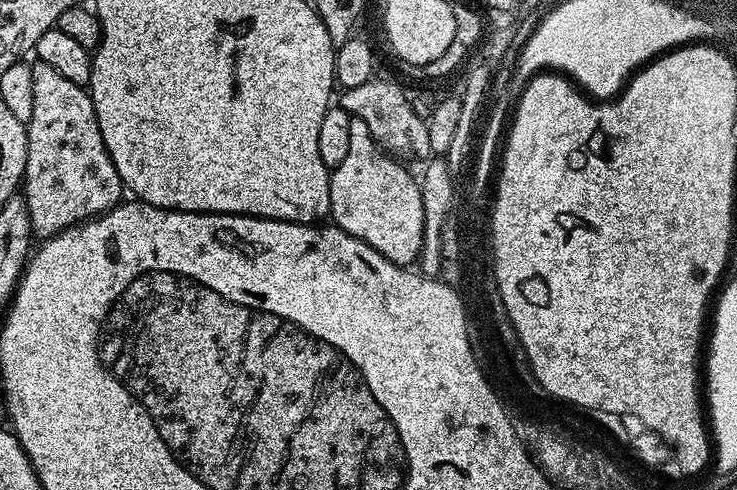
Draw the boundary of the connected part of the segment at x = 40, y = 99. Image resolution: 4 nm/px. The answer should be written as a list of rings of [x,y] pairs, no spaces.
[[[39,62],[32,64],[32,73],[34,114],[26,122],[28,157],[22,195],[33,233],[47,238],[115,208],[122,200],[122,185],[102,142],[102,130],[98,130],[98,118],[87,87],[62,78],[54,66]]]

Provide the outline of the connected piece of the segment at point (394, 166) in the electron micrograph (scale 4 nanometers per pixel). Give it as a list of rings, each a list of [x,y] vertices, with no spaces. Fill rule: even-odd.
[[[353,118],[350,122],[350,154],[330,172],[330,220],[346,234],[366,242],[378,254],[390,262],[401,266],[412,266],[417,263],[420,248],[423,246],[423,210],[422,194],[417,177],[412,177],[399,159],[383,151],[367,129],[366,123]]]

